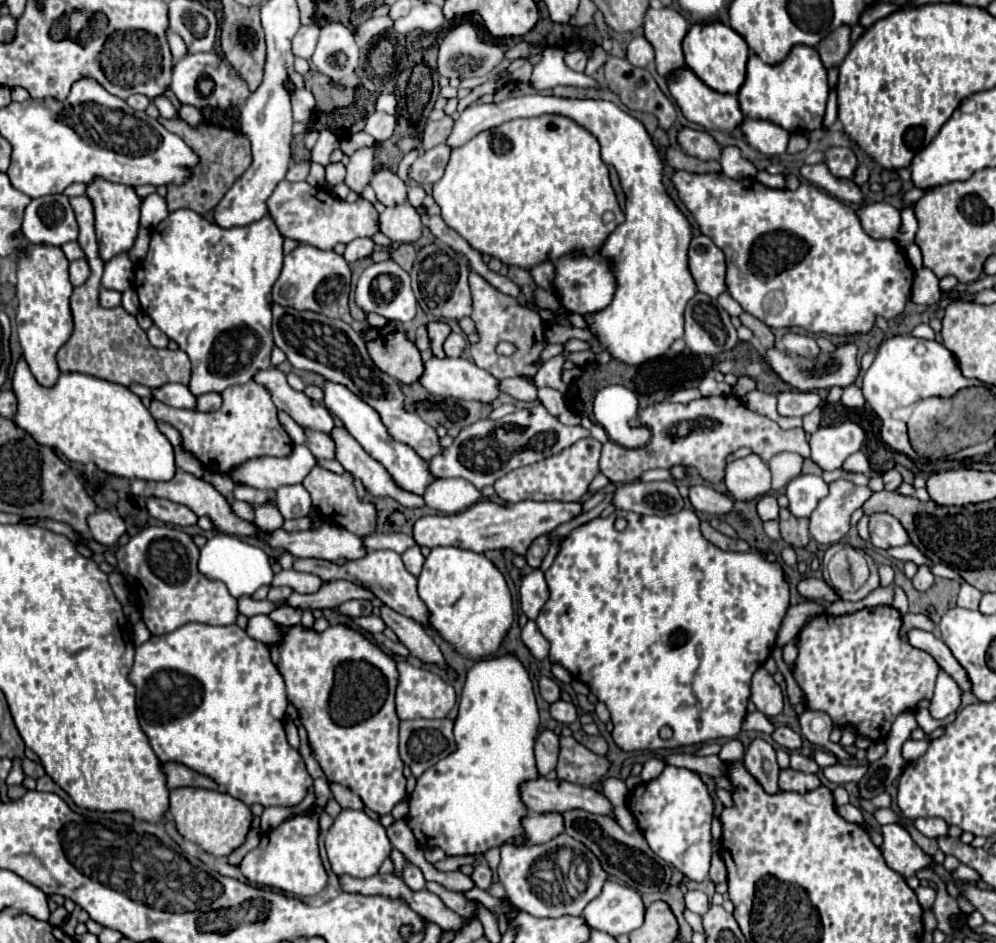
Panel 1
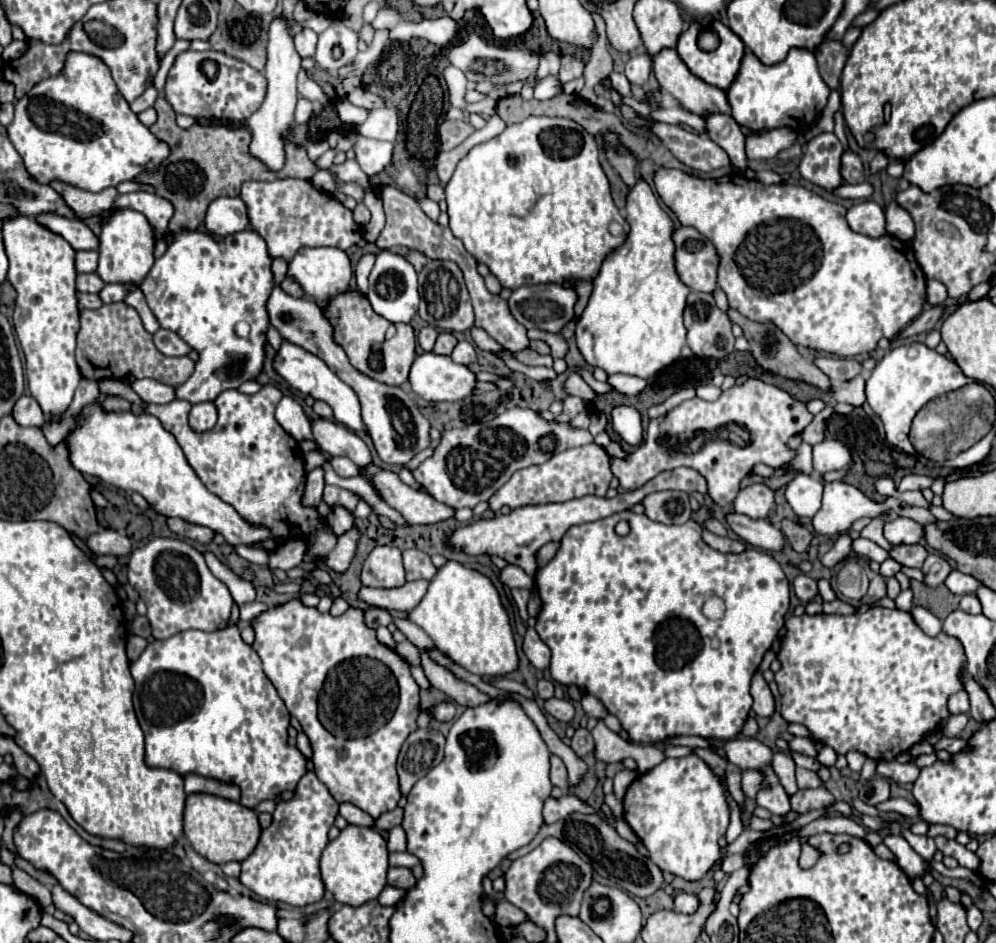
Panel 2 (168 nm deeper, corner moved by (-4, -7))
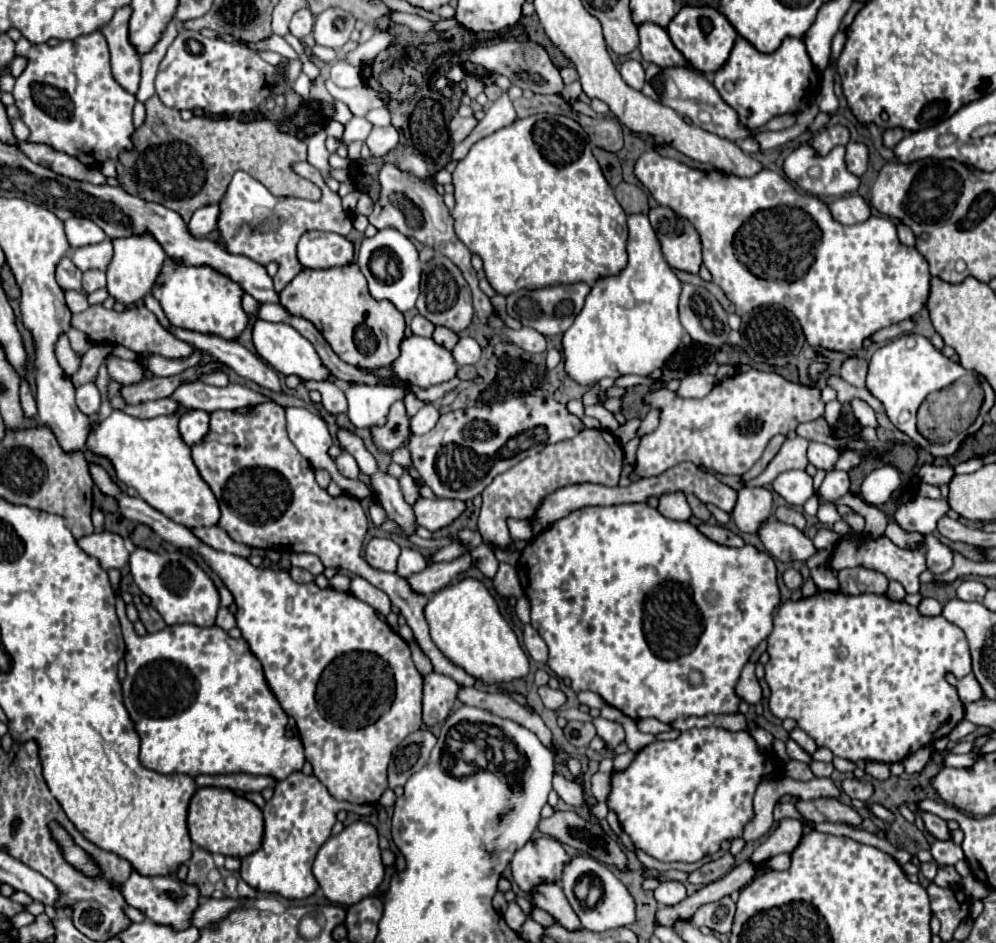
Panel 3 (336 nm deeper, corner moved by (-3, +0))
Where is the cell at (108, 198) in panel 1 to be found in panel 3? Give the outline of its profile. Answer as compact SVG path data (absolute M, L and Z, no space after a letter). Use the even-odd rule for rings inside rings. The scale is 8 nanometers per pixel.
M149 234L117 238L117 240L113 240L113 248L115 248L115 256L107 270L107 292L109 292L109 296L115 298L115 302L121 302L127 306L137 304L139 300L143 300L143 296L147 296L151 292L151 288L163 268L165 252L161 250L161 246L157 246L157 242L153 242L153 238L149 238Z

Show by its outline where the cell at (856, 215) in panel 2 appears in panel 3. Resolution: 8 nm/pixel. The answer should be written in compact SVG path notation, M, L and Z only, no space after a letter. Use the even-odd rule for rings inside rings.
M857 194L831 200L827 206L831 210L831 216L841 224L859 224L859 222L865 222L865 218L871 216L869 206Z

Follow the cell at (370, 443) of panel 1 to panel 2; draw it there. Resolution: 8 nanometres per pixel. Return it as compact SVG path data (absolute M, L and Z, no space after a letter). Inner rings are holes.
M282 343L276 359L274 359L274 369L298 391L302 391L304 395L312 395L314 399L320 399L320 401L326 401L332 411L334 411L334 419L336 423L352 429L352 431L364 431L368 433L368 427L364 425L362 421L362 407L360 407L360 401L358 401L358 395L354 393L352 387L348 387L344 381L340 381L330 369L328 365L320 359L320 357L314 357L312 353L306 353L304 349L298 349L296 345L290 345L290 343Z

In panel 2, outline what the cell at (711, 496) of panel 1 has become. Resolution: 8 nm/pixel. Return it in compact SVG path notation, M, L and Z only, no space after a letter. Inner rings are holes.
M726 513L724 519L740 539L754 547L764 551L778 551L784 545L784 535L764 519L752 519L740 513Z

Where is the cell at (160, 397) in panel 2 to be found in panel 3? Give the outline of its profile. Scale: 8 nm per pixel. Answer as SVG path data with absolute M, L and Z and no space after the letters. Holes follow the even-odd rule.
M107 356L105 360L109 376L119 384L137 384L143 380L143 368L137 362L121 360L117 356Z

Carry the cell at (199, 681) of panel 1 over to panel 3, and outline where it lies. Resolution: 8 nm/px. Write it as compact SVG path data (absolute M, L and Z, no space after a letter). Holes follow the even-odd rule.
M122 592L115 593L116 614L125 642L124 660L127 676L123 680L123 704L133 720L141 740L141 762L145 768L161 774L261 774L277 780L287 778L305 764L301 740L287 738L287 714L271 694L261 662L253 656L243 638L235 640L219 626L199 628L193 624L167 626L155 634L137 636L133 623L126 615Z

